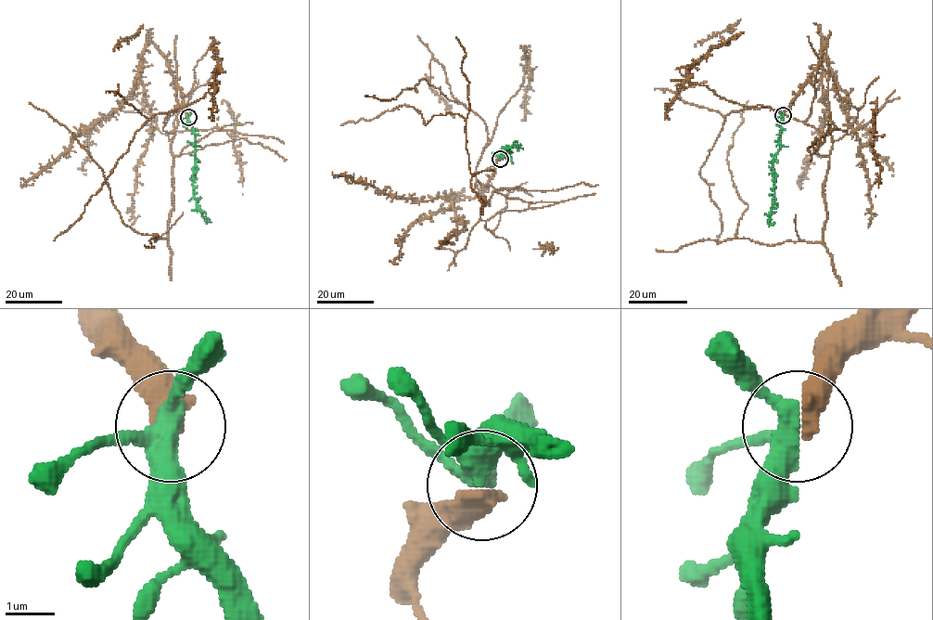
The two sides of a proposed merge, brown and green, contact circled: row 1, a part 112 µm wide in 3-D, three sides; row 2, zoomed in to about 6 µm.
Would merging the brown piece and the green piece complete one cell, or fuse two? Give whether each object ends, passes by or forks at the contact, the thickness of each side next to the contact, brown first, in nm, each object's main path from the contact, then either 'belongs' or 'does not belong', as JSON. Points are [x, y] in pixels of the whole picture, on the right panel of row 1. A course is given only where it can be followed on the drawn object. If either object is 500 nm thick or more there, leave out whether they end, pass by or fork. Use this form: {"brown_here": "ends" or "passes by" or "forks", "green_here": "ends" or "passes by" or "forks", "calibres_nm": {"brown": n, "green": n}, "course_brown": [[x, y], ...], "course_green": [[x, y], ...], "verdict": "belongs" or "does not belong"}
{"calibres_nm": {"brown": 550, "green": 360}, "course_brown": [[783, 115], [821, 36], [858, 129], [829, 156], [822, 241], [734, 237], [747, 205], [727, 151], [747, 100]], "course_green": [[783, 115], [779, 150], [773, 164], [774, 198], [771, 224], [768, 220]], "verdict": "belongs"}

